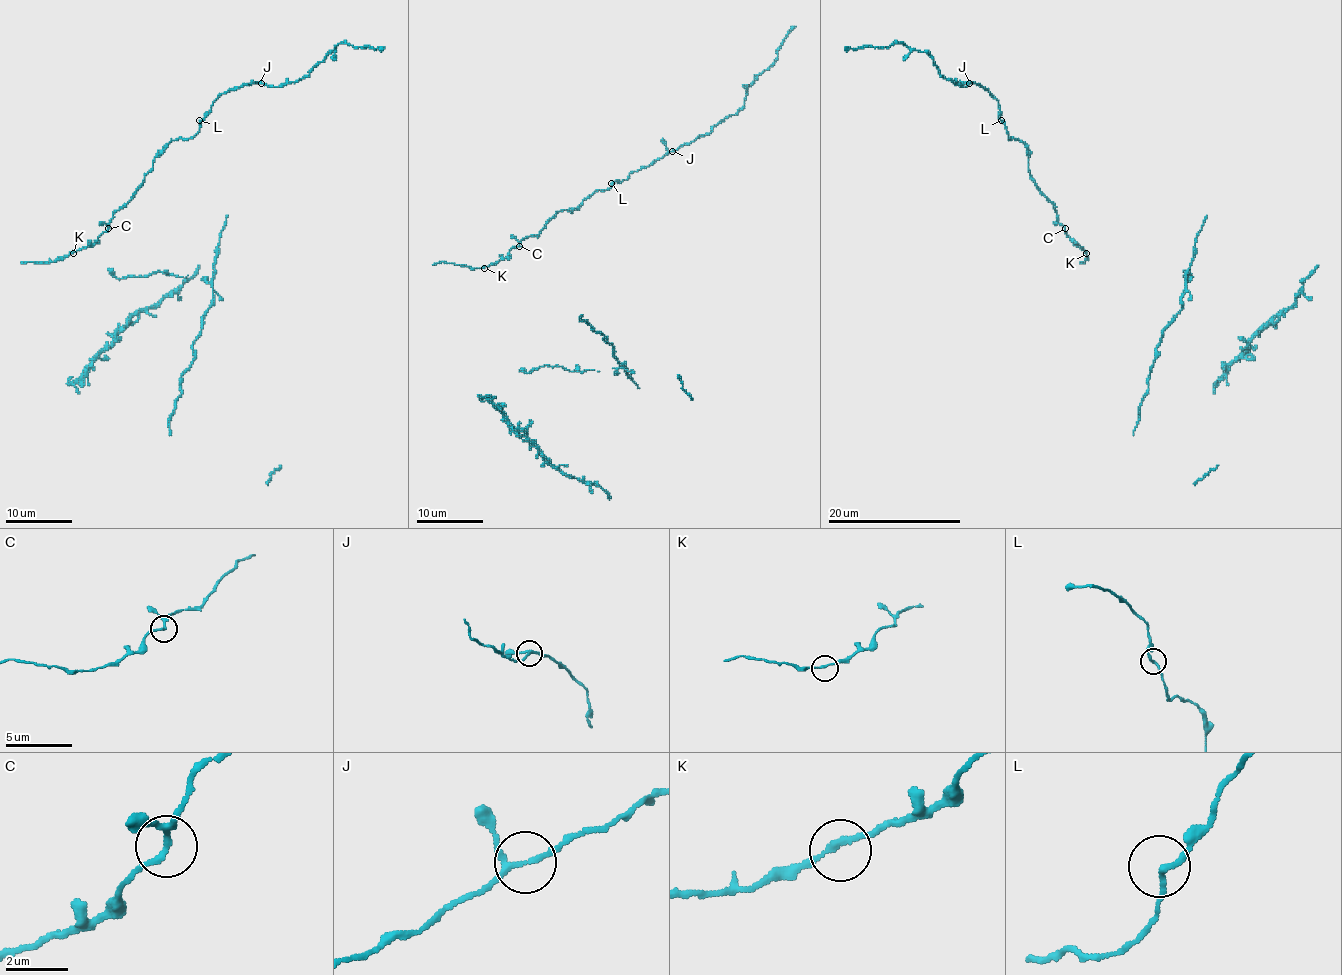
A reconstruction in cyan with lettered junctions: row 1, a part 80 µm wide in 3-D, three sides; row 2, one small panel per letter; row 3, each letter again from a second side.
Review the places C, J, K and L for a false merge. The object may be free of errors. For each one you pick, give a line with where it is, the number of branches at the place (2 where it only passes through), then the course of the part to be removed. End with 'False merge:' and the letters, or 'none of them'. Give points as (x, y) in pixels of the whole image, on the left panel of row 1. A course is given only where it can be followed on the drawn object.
False merge: none of them

